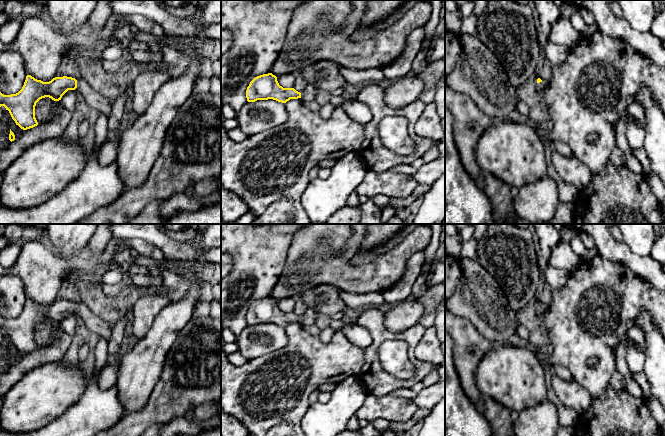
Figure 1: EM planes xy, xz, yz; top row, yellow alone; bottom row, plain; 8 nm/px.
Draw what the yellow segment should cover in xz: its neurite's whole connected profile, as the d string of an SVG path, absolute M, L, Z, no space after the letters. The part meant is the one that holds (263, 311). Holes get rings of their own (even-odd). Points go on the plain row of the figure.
M272 297L255 301L246 314L248 326L273 323L278 326L286 327L290 323L301 322L305 327L315 325L316 319L317 312L313 308L307 307L306 311L300 317L294 312L283 312L280 310L277 301Z

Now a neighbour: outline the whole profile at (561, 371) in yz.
M555 365L552 367L552 371L554 375L557 375L558 377L567 380L567 381L571 381L573 380L573 377L570 373L570 371L568 370L567 367L563 366L563 365Z

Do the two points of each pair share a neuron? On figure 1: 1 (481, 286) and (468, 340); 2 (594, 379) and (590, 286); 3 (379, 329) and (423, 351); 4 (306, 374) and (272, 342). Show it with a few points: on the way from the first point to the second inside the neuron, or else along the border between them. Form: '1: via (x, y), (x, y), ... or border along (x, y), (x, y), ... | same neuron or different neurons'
1: border along (455, 315), (466, 318), (489, 340) | different neurons
2: via (583, 356), (583, 326), (590, 314), (590, 309) | same neuron
3: border along (426, 329), (414, 349), (414, 355), (431, 364) | different neurons
4: border along (285, 327), (287, 335), (286, 344), (257, 357) | different neurons

